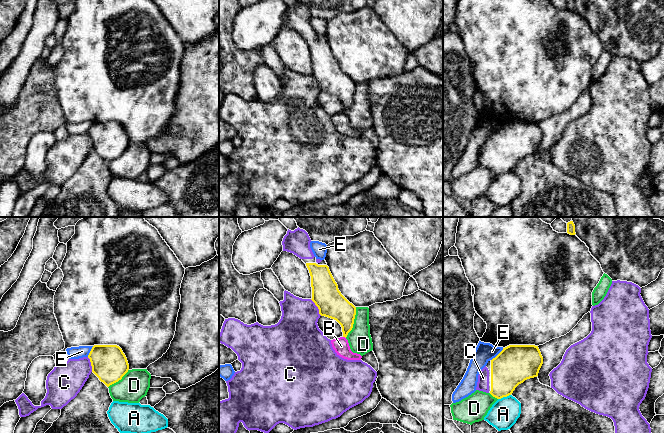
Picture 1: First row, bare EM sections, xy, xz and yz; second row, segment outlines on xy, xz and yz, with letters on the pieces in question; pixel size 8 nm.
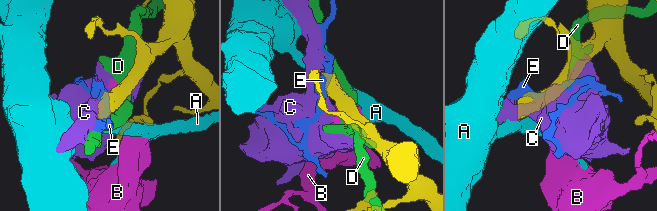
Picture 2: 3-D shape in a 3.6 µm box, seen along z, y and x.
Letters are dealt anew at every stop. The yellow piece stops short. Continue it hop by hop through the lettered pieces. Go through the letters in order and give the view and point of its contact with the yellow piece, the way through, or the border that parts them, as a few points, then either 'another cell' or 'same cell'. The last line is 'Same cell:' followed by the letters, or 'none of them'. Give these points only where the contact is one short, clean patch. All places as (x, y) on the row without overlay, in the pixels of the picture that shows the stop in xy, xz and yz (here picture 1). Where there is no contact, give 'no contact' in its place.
A: yz (504, 172) | along yz (510, 170), (498, 175) | another cell
B: xz (344, 112) | another cell
C: xz (317, 82) | same cell
D: xz (353, 98) | another cell
E: yz (498, 130) | along yz (503, 124), (491, 136) | another cell
Same cell: C

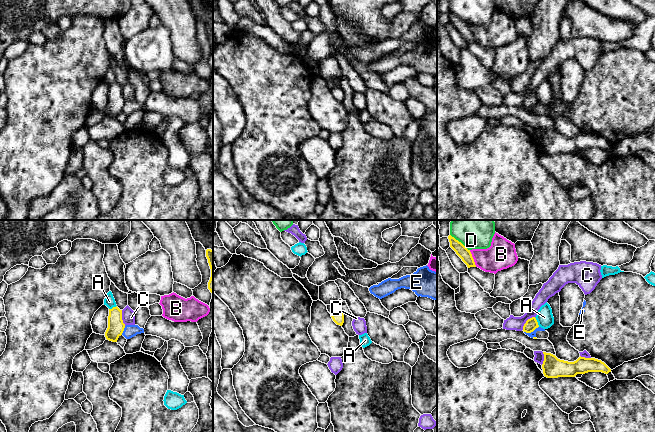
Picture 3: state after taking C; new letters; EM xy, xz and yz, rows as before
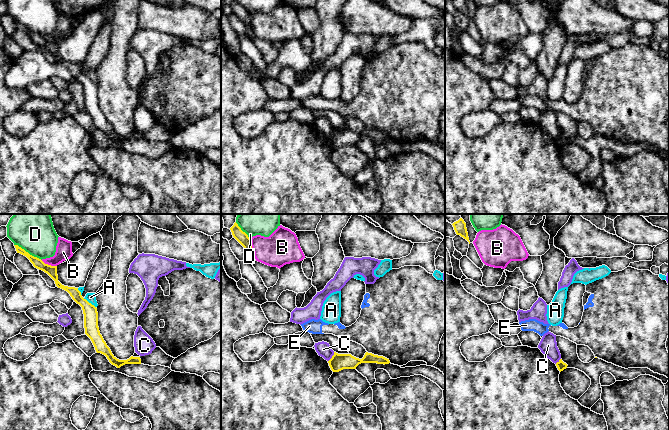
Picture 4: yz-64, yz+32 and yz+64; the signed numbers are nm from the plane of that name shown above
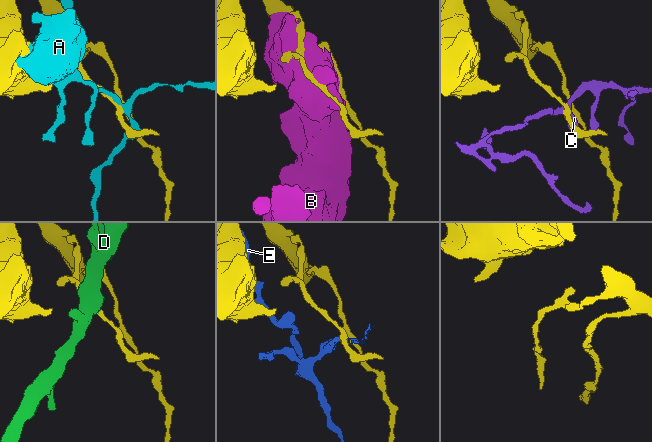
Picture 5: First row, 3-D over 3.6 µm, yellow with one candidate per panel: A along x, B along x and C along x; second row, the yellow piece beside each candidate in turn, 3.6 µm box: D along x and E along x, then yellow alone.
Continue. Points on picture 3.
A: yz (537, 98) | another cell
B: yz (472, 34) | another cell
C: yz (526, 97) | another cell
D: yz (460, 18) | another cell
E: yz (531, 107) | along yz (538, 102), (530, 108), (524, 108) | another cell
Same cell: none of them

